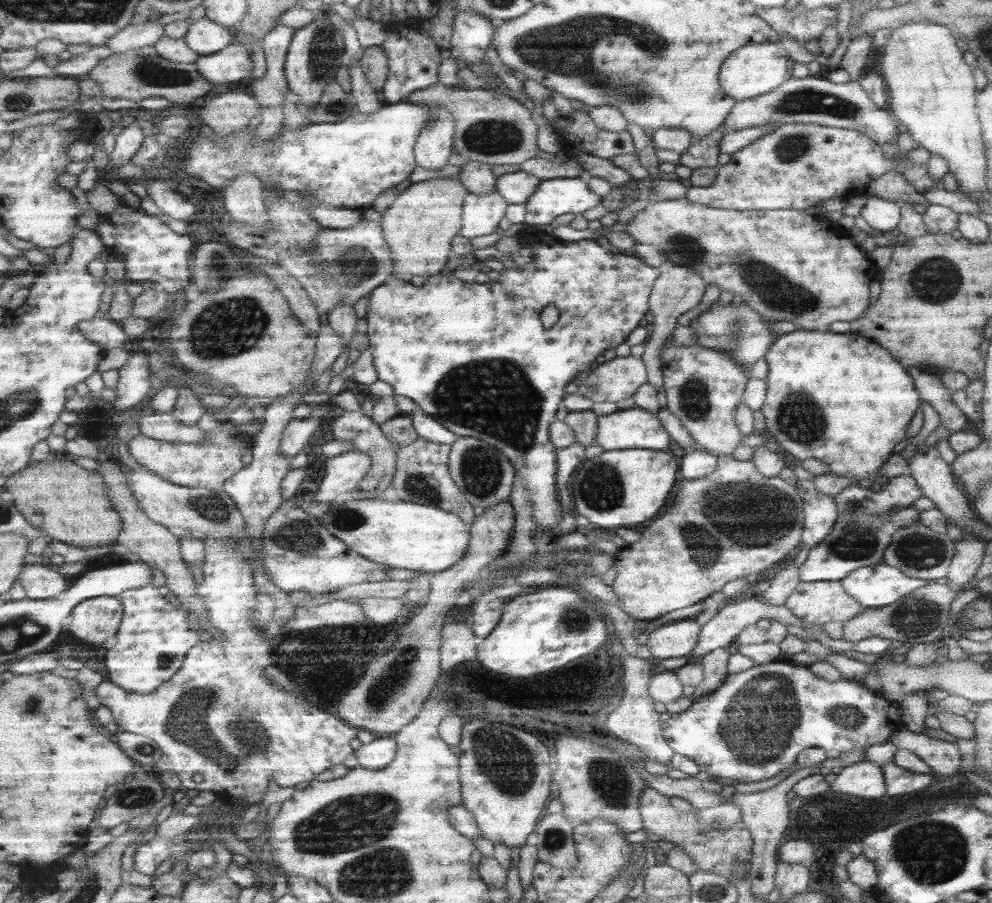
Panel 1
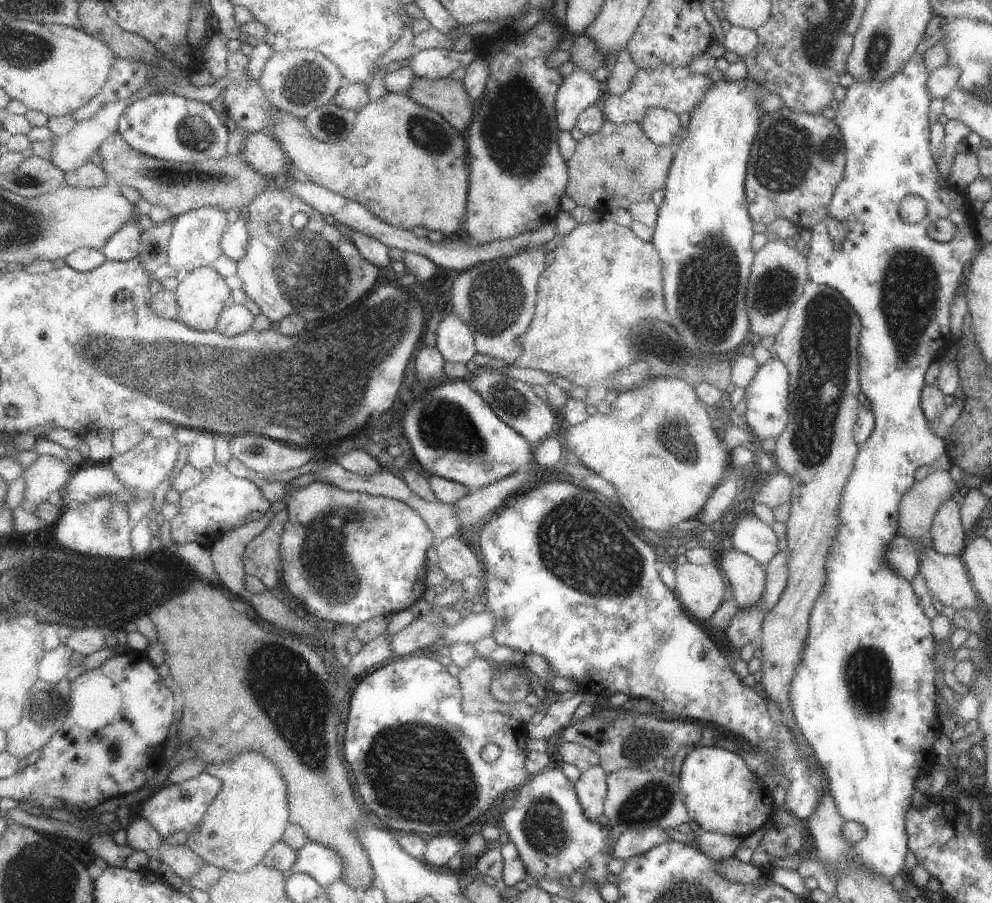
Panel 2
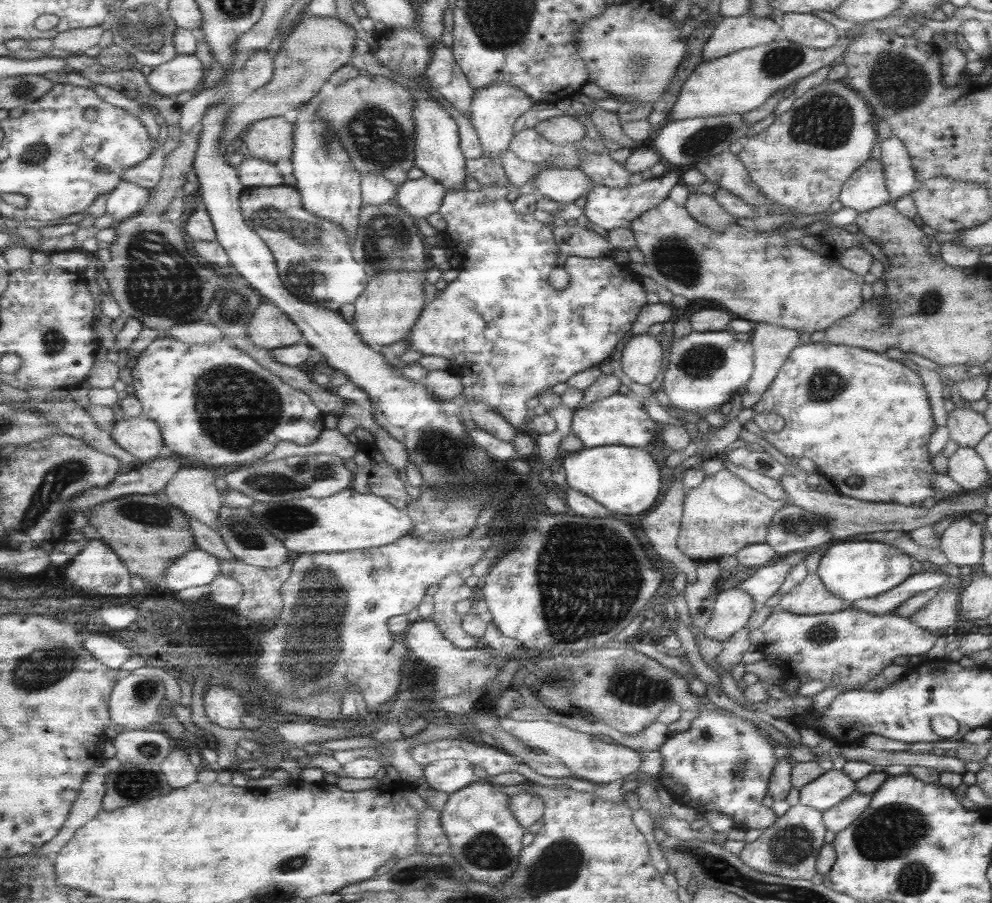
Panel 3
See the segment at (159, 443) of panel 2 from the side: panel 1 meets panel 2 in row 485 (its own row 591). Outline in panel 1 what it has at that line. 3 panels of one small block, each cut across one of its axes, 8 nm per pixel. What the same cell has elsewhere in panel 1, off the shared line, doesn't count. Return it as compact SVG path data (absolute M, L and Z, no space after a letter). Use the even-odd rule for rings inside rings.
M153 584L127 590L118 598L125 608L125 616L116 634L117 638L119 638L117 640L119 650L109 650L109 654L107 654L107 664L105 666L108 671L109 681L114 682L117 686L122 686L129 692L152 693L179 673L186 661L187 654L195 645L199 644L201 633L191 629L191 625L187 621L187 609L181 605L178 607L171 606L171 602Z

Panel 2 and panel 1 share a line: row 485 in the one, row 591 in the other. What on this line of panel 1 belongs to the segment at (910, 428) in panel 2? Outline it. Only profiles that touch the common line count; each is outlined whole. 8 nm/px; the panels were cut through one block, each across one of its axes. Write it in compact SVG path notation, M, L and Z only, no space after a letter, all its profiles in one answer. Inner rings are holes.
M881 562L875 565L863 566L861 569L853 570L839 581L847 596L853 598L862 609L877 609L893 604L901 598L907 597L911 592L926 586L927 582L908 578L893 566L886 566Z

